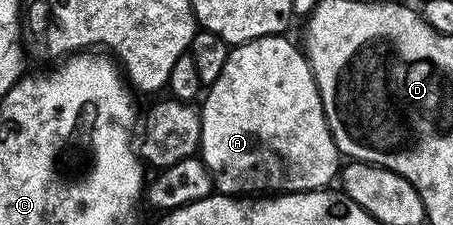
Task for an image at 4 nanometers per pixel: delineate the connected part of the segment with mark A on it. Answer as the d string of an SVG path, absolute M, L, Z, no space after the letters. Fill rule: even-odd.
M279 35L276 37L261 37L255 41L245 41L242 45L231 48L228 55L228 63L224 63L224 71L220 71L220 79L213 81L201 102L202 111L202 143L200 156L204 164L210 168L210 174L214 177L214 188L222 195L277 195L280 193L303 193L309 189L325 189L331 184L330 181L339 176L340 154L334 136L324 115L322 100L318 94L318 84L314 78L314 72L310 69L310 62L306 60L306 54L301 48L298 49L289 41L289 36Z

